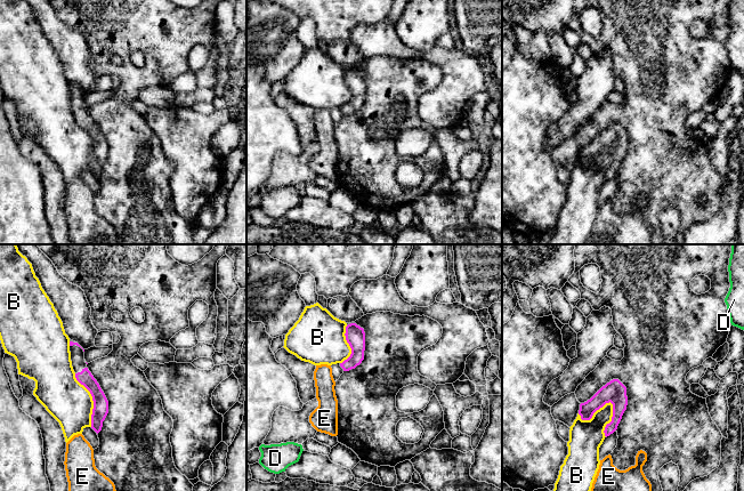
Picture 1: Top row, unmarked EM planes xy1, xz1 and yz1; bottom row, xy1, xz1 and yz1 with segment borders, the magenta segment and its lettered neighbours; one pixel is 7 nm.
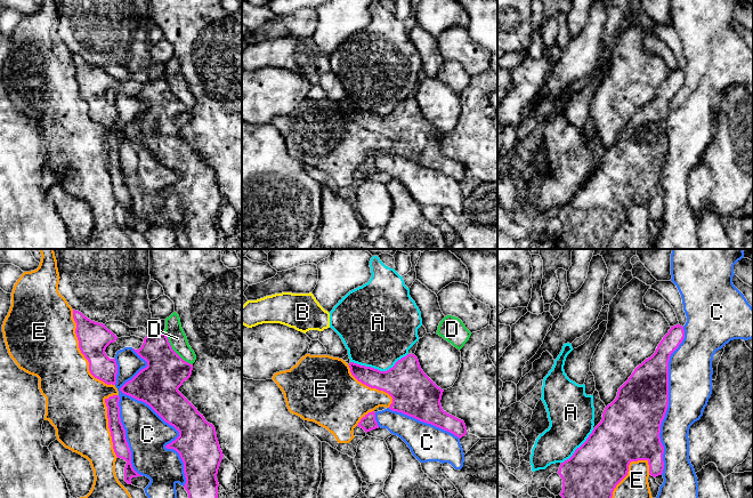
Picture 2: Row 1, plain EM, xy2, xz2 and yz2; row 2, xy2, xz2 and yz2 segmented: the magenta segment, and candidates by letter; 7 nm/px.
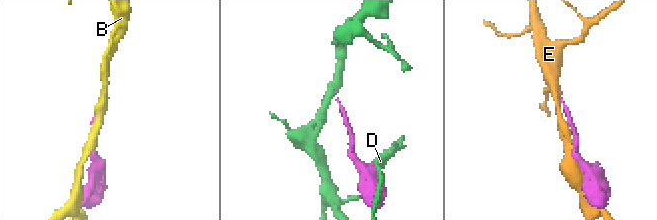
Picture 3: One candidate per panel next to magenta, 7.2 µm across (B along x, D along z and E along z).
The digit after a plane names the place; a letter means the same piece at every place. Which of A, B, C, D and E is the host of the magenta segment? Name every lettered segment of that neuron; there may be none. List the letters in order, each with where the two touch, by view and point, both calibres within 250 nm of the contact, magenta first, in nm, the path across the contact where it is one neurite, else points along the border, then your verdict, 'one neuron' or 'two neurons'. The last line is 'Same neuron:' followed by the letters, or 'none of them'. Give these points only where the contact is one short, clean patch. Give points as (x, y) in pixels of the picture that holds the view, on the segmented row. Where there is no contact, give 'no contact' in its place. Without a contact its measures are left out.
A: xz2 (379, 370) | 300/460 nm | two neurons
B: yz1 (593, 412) | 160/240 nm | two neurons
C: xy2 (158, 414) | 300/300 nm | two neurons
D: xy2 (172, 350) | 280/130 nm | along xy2 (163, 331), (170, 346), (192, 364) | two neurons
E: xy2 (81, 352) | 220/440 nm | two neurons
Same neuron: none of them

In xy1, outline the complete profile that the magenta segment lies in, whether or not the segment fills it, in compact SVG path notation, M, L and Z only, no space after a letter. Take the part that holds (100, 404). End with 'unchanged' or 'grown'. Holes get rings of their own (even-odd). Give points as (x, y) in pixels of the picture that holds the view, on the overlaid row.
M70 339L70 352L76 380L83 385L92 396L91 428L98 434L108 413L108 401L99 384L87 368L88 363L84 360L84 349L78 343Z; grown

